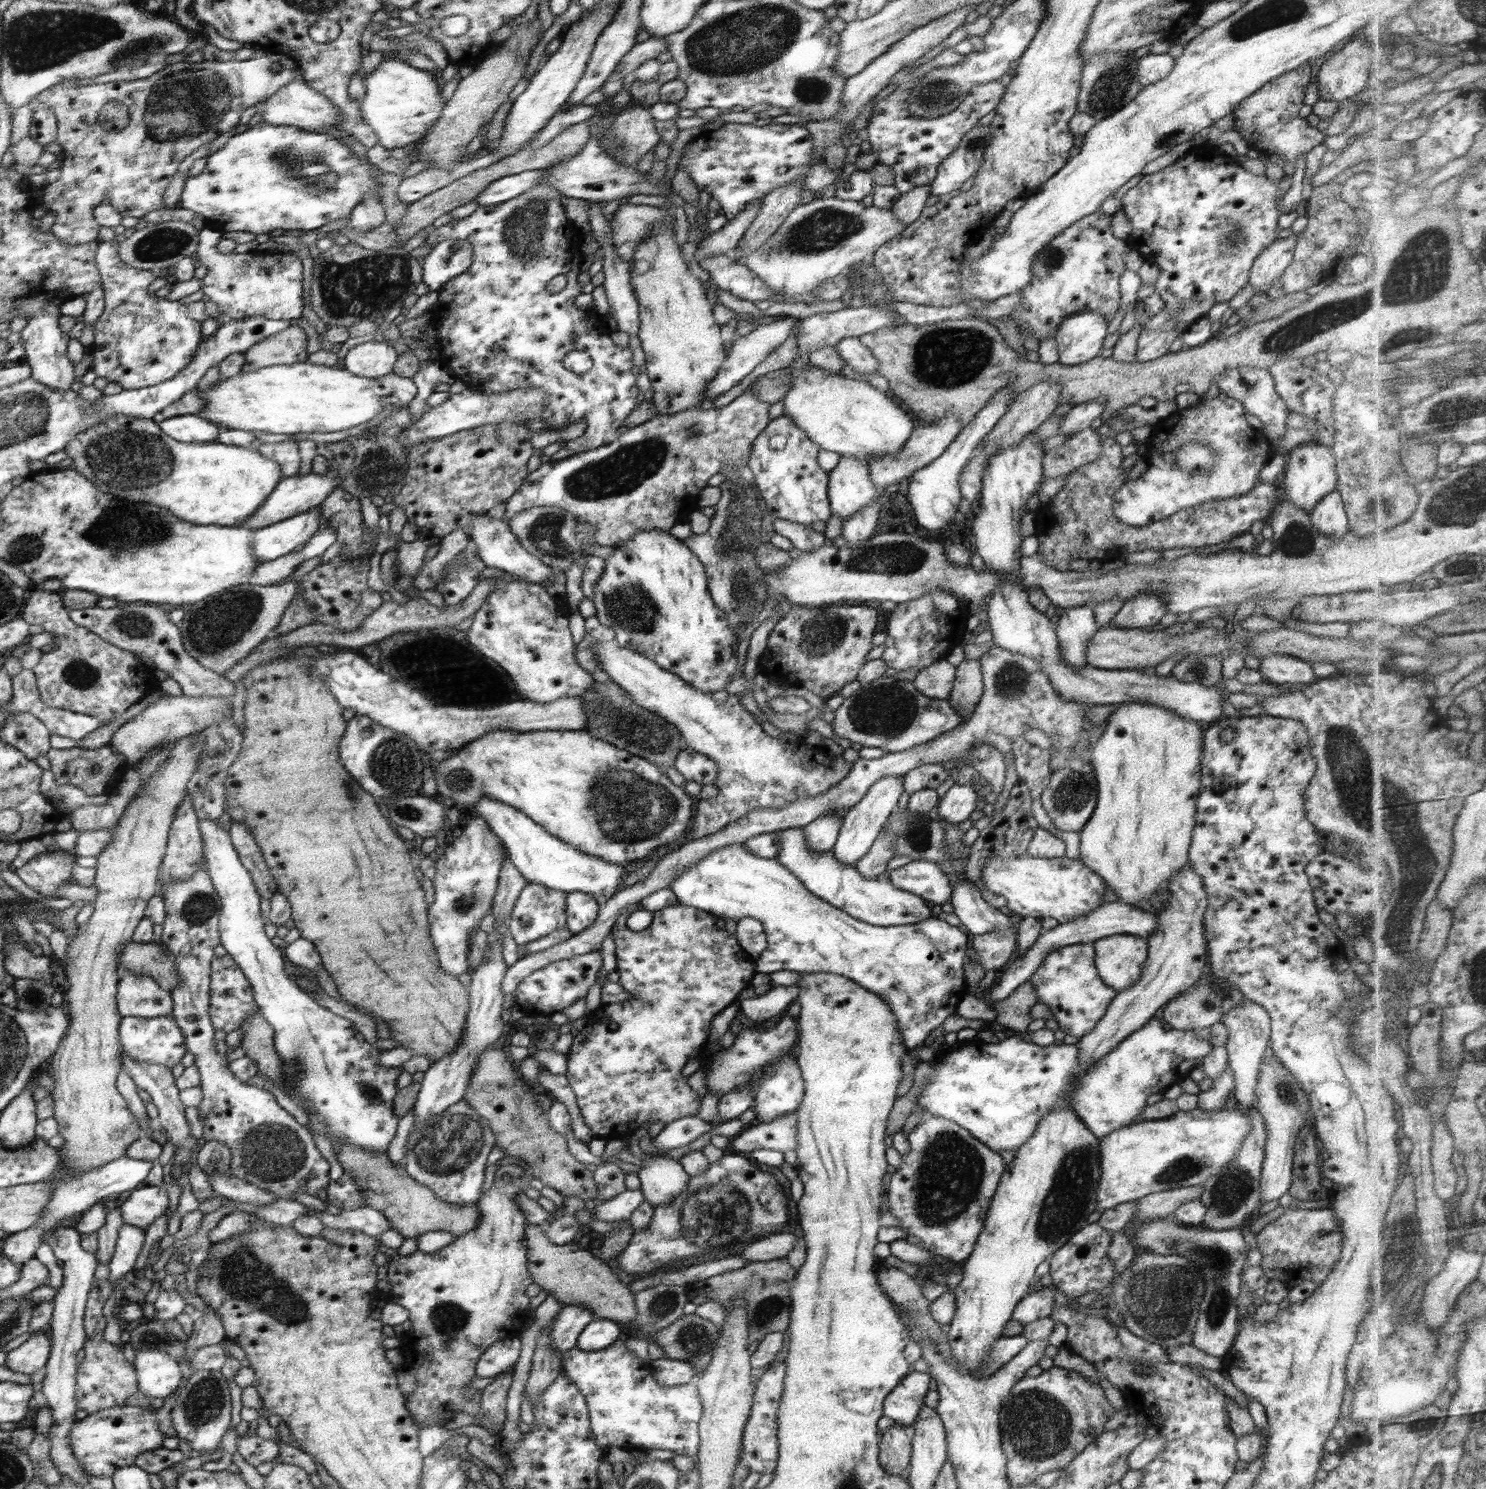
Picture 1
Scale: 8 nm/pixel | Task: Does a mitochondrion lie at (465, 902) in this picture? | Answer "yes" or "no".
yes

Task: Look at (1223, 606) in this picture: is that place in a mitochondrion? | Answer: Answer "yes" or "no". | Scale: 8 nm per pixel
no

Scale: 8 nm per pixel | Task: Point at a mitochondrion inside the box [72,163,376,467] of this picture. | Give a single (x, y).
(161, 244)

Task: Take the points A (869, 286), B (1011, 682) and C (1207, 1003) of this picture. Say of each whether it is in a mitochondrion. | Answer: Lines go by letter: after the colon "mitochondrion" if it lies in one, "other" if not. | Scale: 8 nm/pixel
A: mitochondrion
B: mitochondrion
C: mitochondrion

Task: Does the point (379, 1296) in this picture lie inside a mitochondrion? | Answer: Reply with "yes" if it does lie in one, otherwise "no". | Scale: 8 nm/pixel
no

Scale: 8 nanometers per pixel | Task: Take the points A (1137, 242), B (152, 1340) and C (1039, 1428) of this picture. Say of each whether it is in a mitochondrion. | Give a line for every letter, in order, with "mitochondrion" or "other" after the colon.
A: other
B: mitochondrion
C: mitochondrion

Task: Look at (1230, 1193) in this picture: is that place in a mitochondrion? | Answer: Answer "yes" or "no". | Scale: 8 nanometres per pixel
yes

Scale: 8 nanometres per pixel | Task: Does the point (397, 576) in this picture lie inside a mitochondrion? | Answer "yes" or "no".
no

